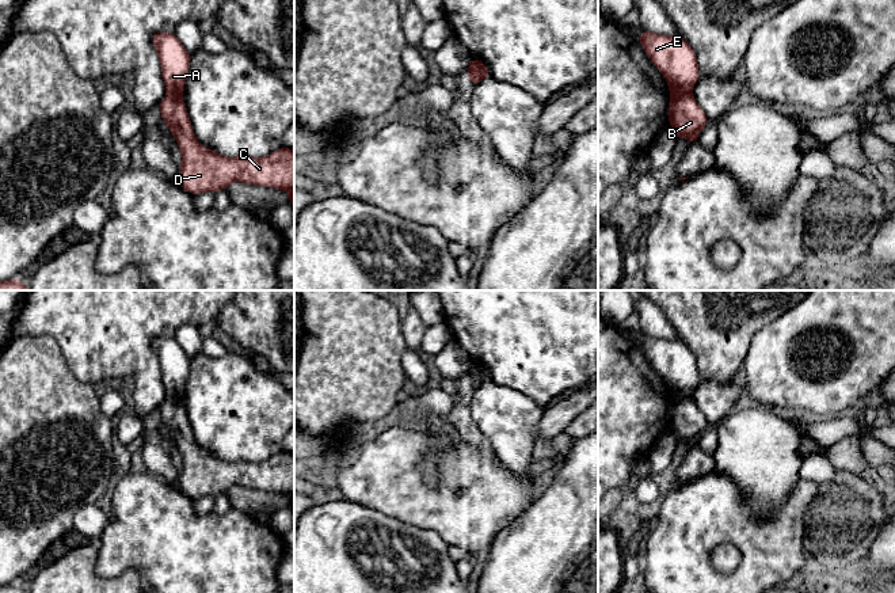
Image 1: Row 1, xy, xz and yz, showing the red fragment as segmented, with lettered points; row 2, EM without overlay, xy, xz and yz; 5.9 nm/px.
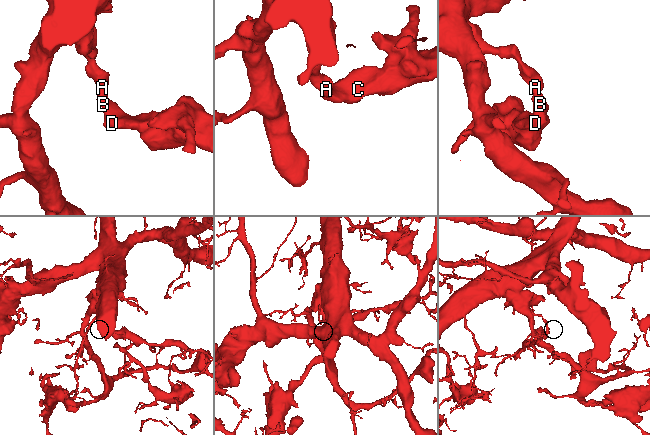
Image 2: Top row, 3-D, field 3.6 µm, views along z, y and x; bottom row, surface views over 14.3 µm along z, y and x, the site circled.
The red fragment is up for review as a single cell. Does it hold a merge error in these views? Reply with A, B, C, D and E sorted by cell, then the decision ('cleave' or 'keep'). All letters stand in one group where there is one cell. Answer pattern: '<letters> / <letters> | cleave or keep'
A E / B C D | cleave

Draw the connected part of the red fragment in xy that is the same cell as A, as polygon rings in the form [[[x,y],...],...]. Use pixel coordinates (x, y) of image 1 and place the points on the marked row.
[[[155,33],[152,43],[161,64],[161,77],[165,83],[167,94],[182,98],[191,54],[174,33]]]

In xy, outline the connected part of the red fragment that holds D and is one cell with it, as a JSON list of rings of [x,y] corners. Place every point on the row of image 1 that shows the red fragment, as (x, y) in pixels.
[[[168,95],[159,104],[182,153],[179,185],[191,195],[226,189],[233,182],[274,187],[289,194],[294,209],[294,151],[282,147],[264,157],[226,157],[203,147],[194,134],[182,98]]]

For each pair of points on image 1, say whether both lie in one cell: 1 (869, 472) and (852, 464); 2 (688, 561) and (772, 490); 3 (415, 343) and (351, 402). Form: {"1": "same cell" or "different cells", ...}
{"1": "same cell", "2": "different cells", "3": "different cells"}

